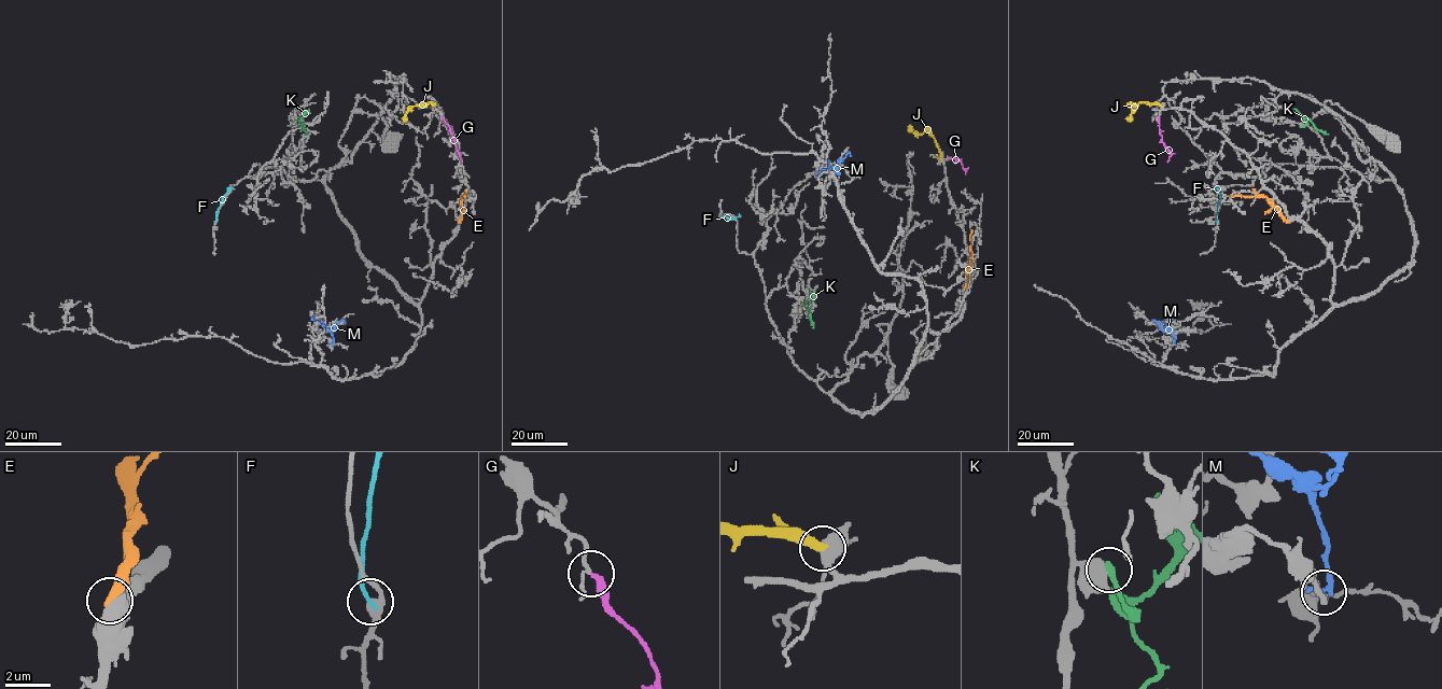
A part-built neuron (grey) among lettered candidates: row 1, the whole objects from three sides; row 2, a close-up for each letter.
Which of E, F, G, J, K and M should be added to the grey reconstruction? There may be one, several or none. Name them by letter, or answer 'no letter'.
G

